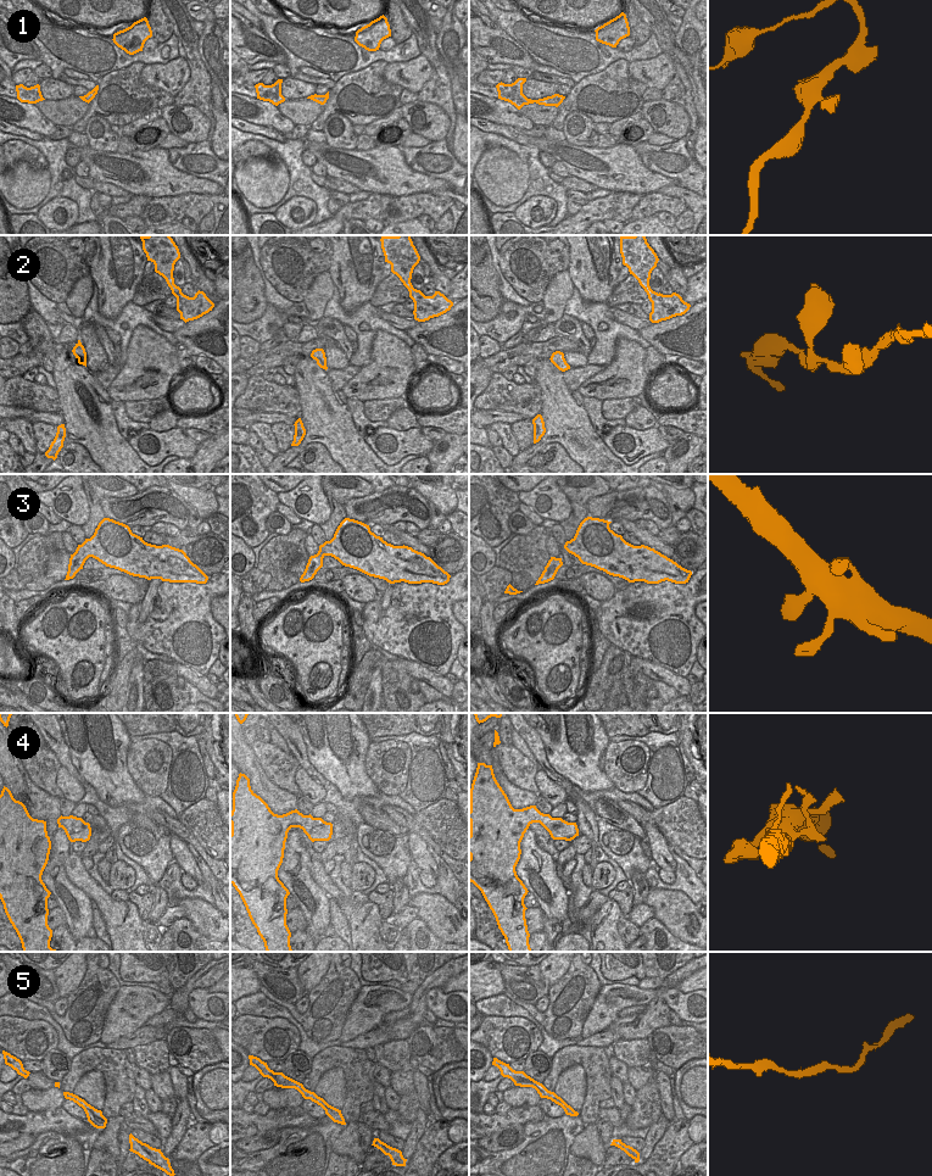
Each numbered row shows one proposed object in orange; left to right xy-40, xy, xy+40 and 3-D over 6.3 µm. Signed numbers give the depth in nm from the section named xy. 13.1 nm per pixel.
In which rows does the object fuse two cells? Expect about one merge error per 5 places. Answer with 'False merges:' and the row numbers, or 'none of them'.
False merges: none of them

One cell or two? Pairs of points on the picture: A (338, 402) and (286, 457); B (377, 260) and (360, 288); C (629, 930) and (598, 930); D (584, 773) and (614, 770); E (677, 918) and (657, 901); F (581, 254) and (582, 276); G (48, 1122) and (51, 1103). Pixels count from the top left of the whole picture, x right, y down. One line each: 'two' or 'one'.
A: one
B: one
C: two
D: two
E: one
F: one
G: two

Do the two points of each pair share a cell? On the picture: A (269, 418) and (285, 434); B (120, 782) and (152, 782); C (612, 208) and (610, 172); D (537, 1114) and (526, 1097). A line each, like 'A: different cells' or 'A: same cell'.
A: different cells
B: different cells
C: different cells
D: different cells

